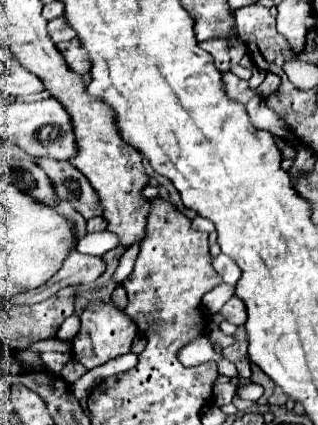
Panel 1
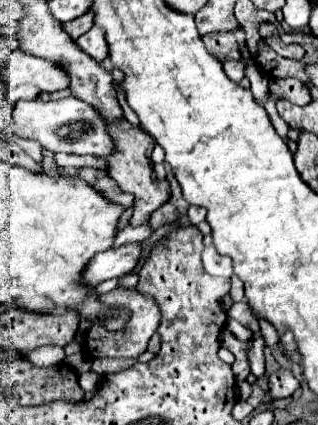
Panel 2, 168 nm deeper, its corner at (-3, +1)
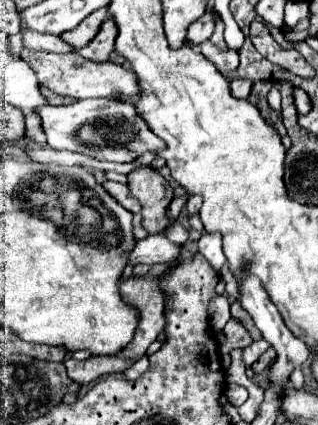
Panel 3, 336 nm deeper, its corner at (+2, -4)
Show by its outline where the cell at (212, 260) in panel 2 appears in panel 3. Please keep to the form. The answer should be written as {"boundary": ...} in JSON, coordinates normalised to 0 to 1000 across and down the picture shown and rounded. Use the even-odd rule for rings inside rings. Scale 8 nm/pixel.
{"boundary":[[[642,548],[623,581],[629,581],[629,595],[648,605],[648,614],[667,624],[667,633],[692,638],[692,628],[711,614],[704,591],[698,591],[698,553],[692,548]]]}

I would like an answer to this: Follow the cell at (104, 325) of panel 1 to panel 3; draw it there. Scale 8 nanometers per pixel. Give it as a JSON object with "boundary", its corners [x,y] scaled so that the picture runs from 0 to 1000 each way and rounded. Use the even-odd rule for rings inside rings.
{"boundary":[[[403,652],[377,671],[384,699],[434,722],[440,732],[440,765],[415,807],[371,831],[371,840],[453,840],[459,821],[478,802],[516,779],[522,746],[516,746],[516,685],[497,671],[497,656],[478,652]]]}

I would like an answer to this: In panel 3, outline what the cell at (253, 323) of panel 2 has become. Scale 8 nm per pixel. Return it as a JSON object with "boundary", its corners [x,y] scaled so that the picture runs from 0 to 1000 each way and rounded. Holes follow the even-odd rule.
{"boundary":[[[723,751],[723,755],[711,760],[711,769],[698,774],[698,784],[704,784],[704,793],[711,793],[711,802],[692,807],[692,816],[686,816],[686,826],[692,826],[698,835],[723,831],[730,821],[780,816],[780,812],[792,807],[792,793],[780,788],[780,779],[774,779],[748,755],[736,755],[736,751]]]}

